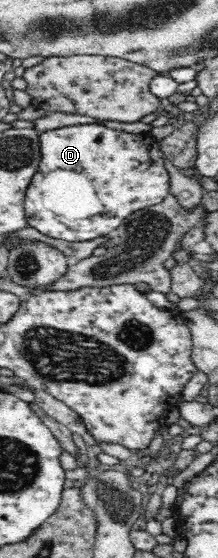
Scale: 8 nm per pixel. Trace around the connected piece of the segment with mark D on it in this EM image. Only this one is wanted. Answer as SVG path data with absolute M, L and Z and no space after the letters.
M97 123L40 134L41 158L24 200L27 225L54 239L90 241L115 231L135 211L164 201L170 182L158 142L150 131L132 134Z

